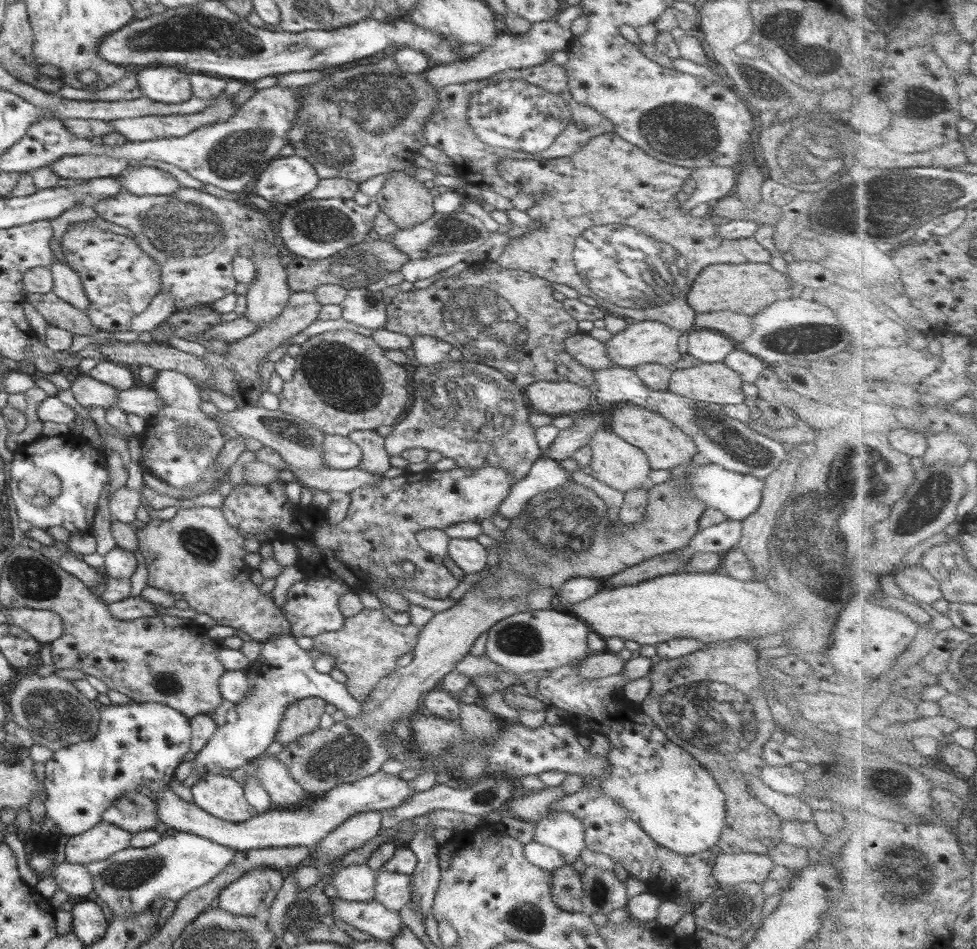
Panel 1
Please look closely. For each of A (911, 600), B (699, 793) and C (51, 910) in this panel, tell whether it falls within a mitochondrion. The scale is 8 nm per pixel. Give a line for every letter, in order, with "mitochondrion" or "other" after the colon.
A: other
B: other
C: other

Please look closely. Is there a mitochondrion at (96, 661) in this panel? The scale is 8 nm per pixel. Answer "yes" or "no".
no

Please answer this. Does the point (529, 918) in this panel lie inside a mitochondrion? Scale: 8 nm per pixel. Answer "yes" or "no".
yes

